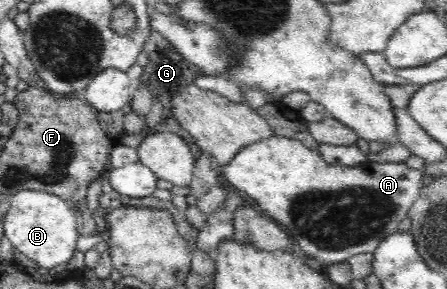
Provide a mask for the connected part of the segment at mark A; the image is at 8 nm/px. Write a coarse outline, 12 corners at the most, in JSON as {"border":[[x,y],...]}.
{"border":[[273,136],[222,167],[296,250],[375,253],[423,186]]}

